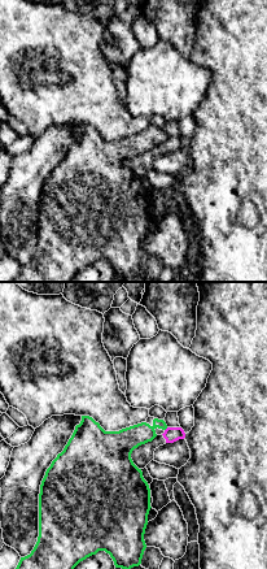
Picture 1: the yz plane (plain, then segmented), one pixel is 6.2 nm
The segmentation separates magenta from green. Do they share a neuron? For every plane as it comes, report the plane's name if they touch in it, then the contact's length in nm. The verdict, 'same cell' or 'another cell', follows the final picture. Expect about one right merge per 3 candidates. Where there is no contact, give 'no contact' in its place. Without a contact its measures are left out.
yz | 30 nm

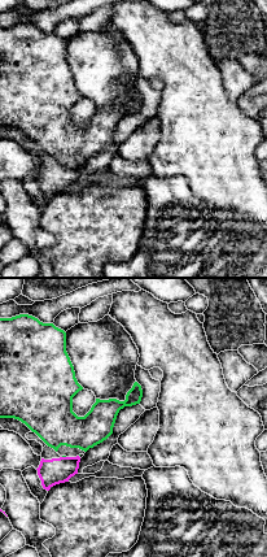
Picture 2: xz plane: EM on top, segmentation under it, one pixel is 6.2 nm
xz | 30 nm

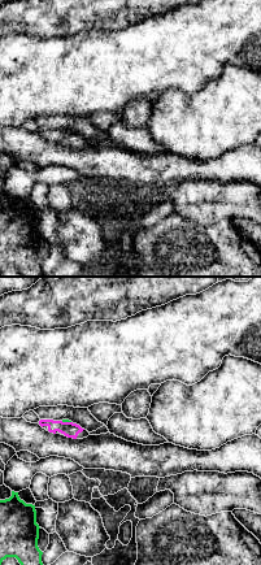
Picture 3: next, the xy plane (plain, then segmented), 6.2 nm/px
xy | 60 nm

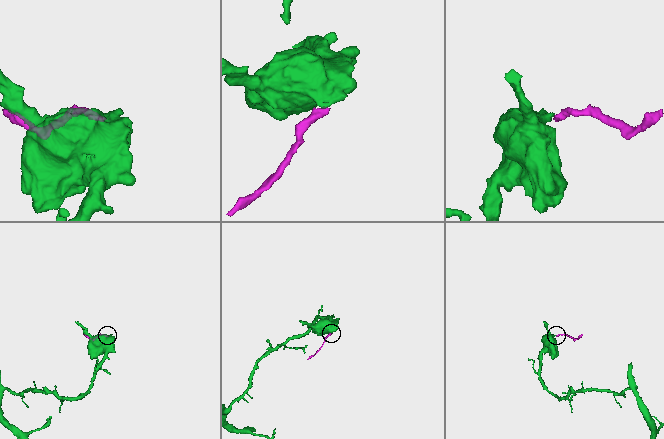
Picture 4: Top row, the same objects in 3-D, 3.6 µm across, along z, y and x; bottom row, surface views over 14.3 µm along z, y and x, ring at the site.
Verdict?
another cell

